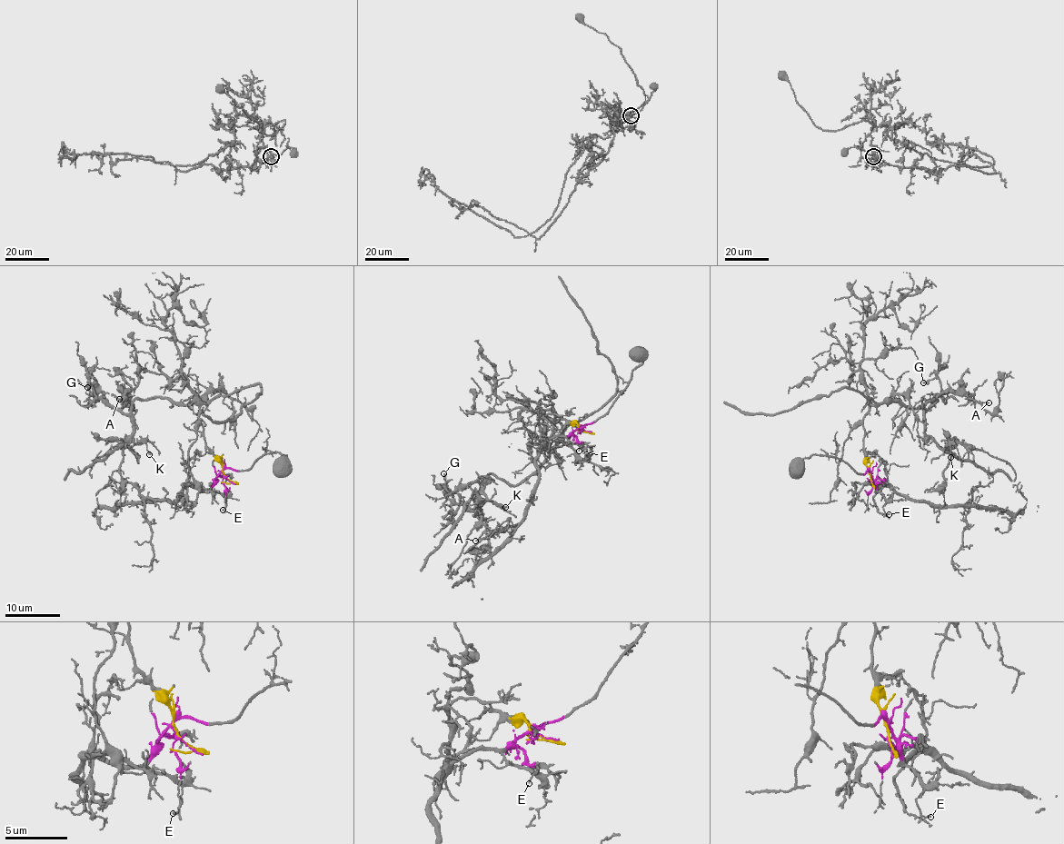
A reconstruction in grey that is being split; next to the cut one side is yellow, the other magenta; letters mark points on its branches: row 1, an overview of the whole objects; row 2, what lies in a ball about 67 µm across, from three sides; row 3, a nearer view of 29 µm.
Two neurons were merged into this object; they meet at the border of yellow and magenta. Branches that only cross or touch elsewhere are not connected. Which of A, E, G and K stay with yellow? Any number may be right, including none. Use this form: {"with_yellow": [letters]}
{"with_yellow": ["A", "G", "K"]}

